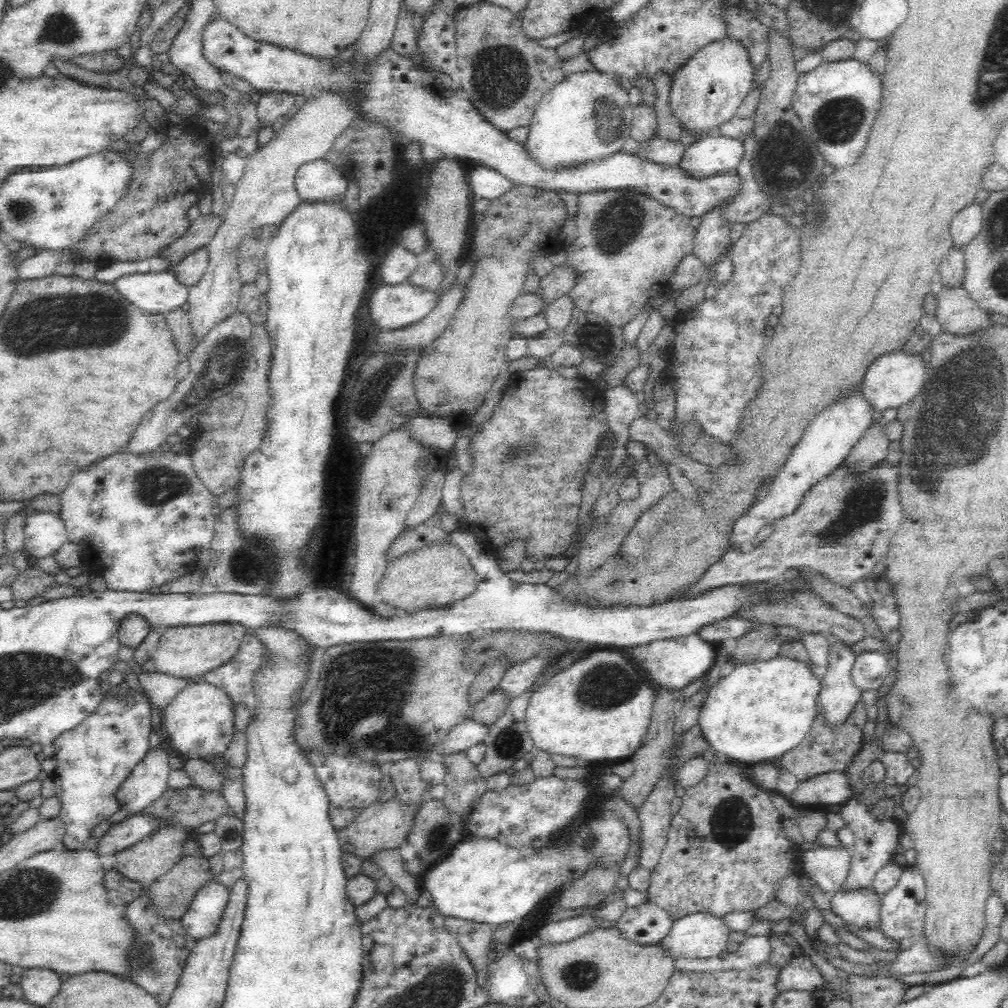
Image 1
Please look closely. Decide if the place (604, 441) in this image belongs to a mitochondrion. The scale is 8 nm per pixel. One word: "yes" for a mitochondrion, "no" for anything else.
no

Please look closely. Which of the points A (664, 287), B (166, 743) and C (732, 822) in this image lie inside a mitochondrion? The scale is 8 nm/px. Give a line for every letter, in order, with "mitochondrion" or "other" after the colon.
A: other
B: other
C: mitochondrion

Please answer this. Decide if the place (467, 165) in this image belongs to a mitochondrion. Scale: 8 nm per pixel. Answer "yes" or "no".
no

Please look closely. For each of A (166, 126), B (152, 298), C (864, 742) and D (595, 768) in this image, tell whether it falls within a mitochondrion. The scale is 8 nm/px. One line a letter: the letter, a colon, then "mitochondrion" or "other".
A: other
B: other
C: other
D: other

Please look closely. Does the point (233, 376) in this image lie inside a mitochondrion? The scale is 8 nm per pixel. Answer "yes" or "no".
no

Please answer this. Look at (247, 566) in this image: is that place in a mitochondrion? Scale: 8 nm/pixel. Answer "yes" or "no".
yes

